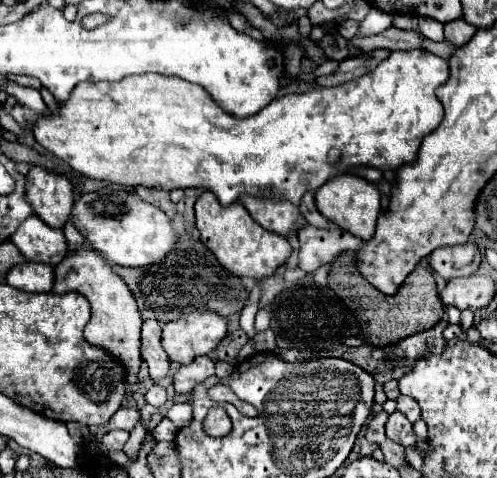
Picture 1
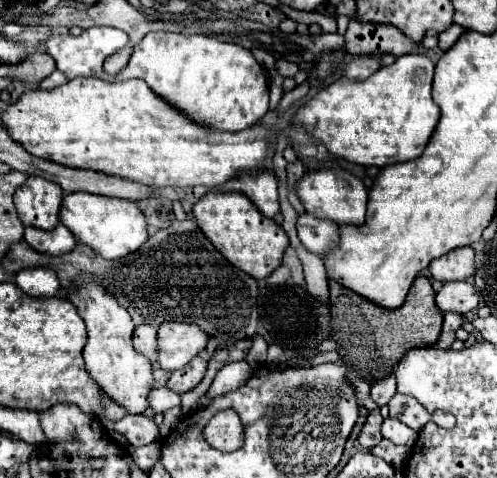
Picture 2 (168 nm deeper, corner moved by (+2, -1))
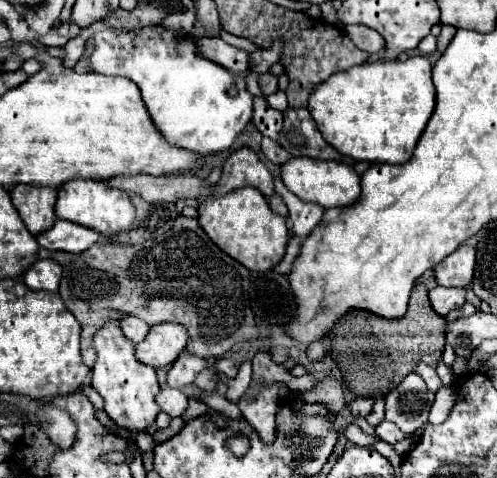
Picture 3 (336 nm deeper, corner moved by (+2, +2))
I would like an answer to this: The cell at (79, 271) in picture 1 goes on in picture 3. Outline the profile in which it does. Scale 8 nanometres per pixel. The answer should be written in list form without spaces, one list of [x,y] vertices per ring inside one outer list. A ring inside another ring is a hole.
[[[107,322],[103,330],[95,334],[95,350],[97,350],[97,362],[93,366],[93,388],[101,394],[105,402],[105,412],[109,418],[119,426],[129,432],[147,432],[147,428],[155,422],[157,414],[161,408],[155,402],[155,396],[159,394],[159,382],[155,376],[155,370],[137,362],[135,354],[135,344],[129,342],[121,328],[119,322]]]

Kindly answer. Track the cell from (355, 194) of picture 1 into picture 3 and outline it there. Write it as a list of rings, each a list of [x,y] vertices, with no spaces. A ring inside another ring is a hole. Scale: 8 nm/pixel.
[[[289,158],[289,162],[285,162],[281,166],[281,178],[283,178],[285,186],[289,188],[289,192],[293,192],[297,198],[301,198],[305,202],[317,202],[323,208],[349,206],[361,194],[361,184],[359,184],[357,172],[351,166],[347,166],[343,162],[335,162],[335,160],[317,162],[315,158]]]

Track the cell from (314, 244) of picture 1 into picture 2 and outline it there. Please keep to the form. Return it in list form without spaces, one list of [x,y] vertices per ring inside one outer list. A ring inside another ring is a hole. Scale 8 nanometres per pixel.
[[[309,213],[299,215],[297,235],[305,249],[315,255],[327,255],[339,241],[339,229],[333,221],[323,221]]]

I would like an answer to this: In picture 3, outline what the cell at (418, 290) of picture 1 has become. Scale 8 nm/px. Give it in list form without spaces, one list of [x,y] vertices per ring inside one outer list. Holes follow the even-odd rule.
[[[415,284],[405,318],[385,320],[365,310],[351,310],[331,330],[329,346],[331,358],[337,362],[343,374],[343,384],[351,394],[383,398],[413,372],[417,362],[437,368],[445,348],[445,318],[433,312],[427,288],[423,284]]]

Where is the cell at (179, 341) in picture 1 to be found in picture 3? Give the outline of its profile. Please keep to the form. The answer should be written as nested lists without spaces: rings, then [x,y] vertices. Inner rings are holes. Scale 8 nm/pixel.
[[[157,324],[151,326],[145,342],[135,346],[135,356],[139,362],[151,368],[165,368],[175,362],[175,358],[185,350],[187,332],[181,324]]]

